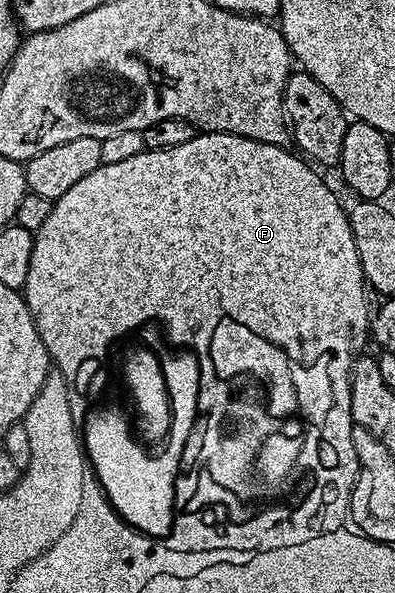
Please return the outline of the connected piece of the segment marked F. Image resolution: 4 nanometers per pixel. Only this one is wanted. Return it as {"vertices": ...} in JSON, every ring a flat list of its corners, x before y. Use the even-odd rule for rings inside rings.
{"vertices":[[201,131,194,138,190,138,190,142,182,142,182,146,149,148,138,154,134,154,133,157,123,159,122,162,115,162,114,165,101,164,98,170,94,170,94,174,86,174,86,178,82,178,76,185,70,186,70,190,66,190,66,194,62,194,54,201,52,209,50,210,50,215,46,218,46,222,42,222,42,226,34,234,34,250,30,254,30,274,26,278,26,282,22,289,24,301,28,303,28,309,34,318,34,326,38,330,38,334,46,346,48,355,54,361,55,367,65,376,71,375,71,371,77,373,80,370,80,360,84,360,84,356,100,352,100,350,106,346,106,342,110,340,110,336,114,336,116,332,124,330,128,324,142,326,140,320,147,320,149,324,156,326,157,324,161,324,162,327,168,330,176,331,180,345,186,345,190,348,193,347,192,352,196,355,196,360,188,352,168,352,161,358,160,372,164,377,158,376,153,380,153,372,146,368,140,368,136,372,138,381,147,382,144,412,152,412,152,420,149,422,149,425,154,427,152,436,146,437,143,441,146,447,141,443,133,431,131,431,132,433,128,432,128,430,130,430,130,420,120,420,120,416,116,416,116,412,93,412,94,418,90,418,90,424,82,424,82,430,90,430,90,440,82,440,82,443,84,446,90,446,90,442,92,442,96,448,91,448,91,450,106,450,106,460,114,462,116,466,124,466,124,470,118,472,118,474,124,474,124,478,152,478,152,490,160,490,160,498,162,498,162,500,170,496,170,502,176,502,176,481,181,473,206,474,206,479,211,482,214,488,244,488,244,490,218,490,218,492,244,492,244,494,222,494,222,496,254,496,254,498,260,496,260,500,268,500,268,548,276,548,276,544,296,544,296,540,308,540,308,536,316,536,316,532,322,535,327,532,334,532,334,526,339,524,341,518,344,517,344,509,347,508,346,498,351,493,352,487,358,482,356,472,358,476,362,468,362,465,360,465,356,457,354,438,352,437,354,425,352,423,352,415,350,414,350,374,352,373,353,362,356,361,357,356,365,351,364,343,369,343,370,340,370,307,368,308,368,300,364,297,364,292,366,293,366,281,364,279,364,271,362,270,362,262,358,258,358,246,354,246,354,234,350,230,348,212,346,208,340,205,339,198,332,193,331,186,315,172,317,169,313,167,307,159,297,155,295,151,292,151,292,153,287,152,288,150,287,147,279,144,258,142,257,140,246,138,245,136,235,136,229,132],[268,344,274,346,274,348,278,348,278,350,282,352,282,356,284,356,284,362,280,362,280,364,284,364,284,370,282,370,282,374,276,376,276,378,268,376],[198,412,202,413,202,434,214,434,214,440,224,440,222,452,218,452,218,454,206,458,204,460,204,466,200,467,200,469,198,468,199,459,197,457,184,458,186,447,190,440,190,434,196,432]]}

